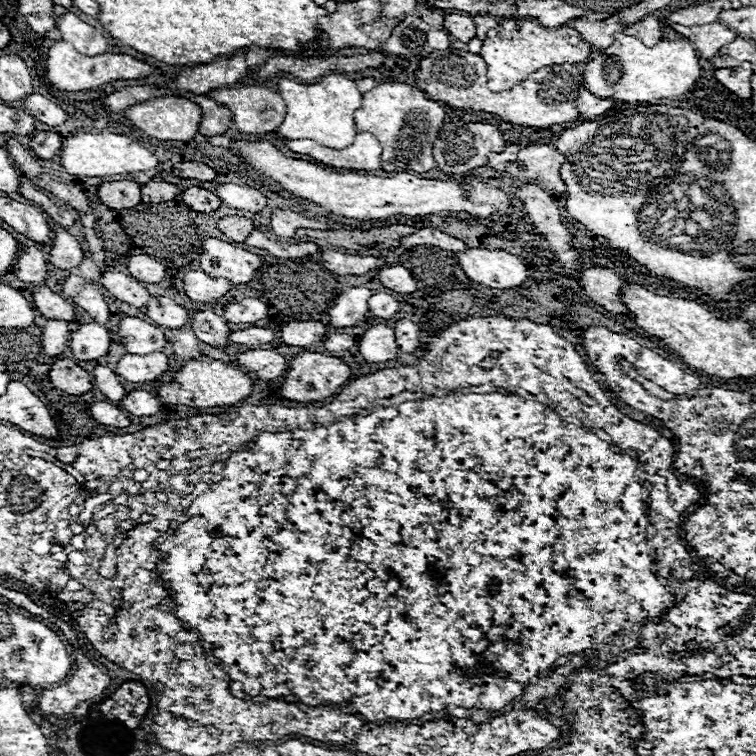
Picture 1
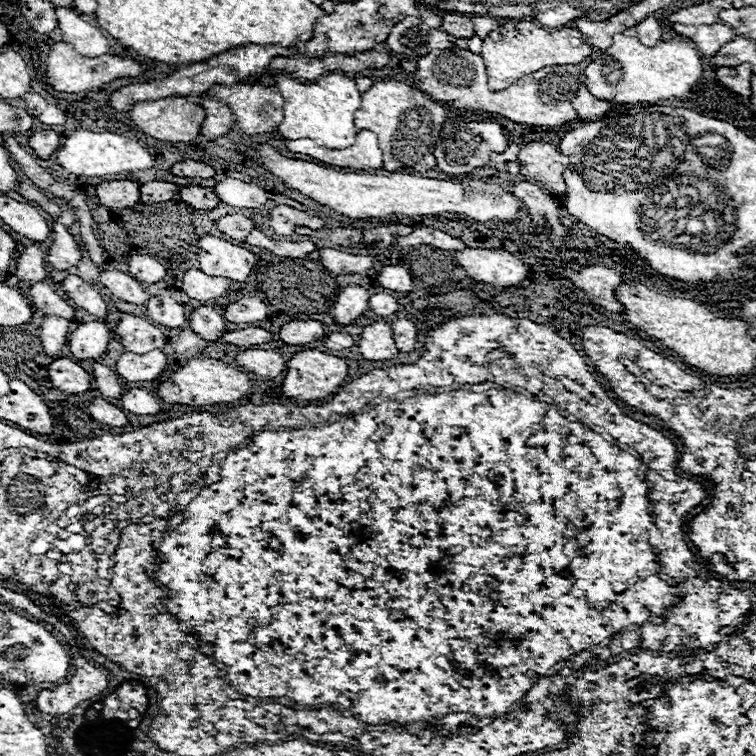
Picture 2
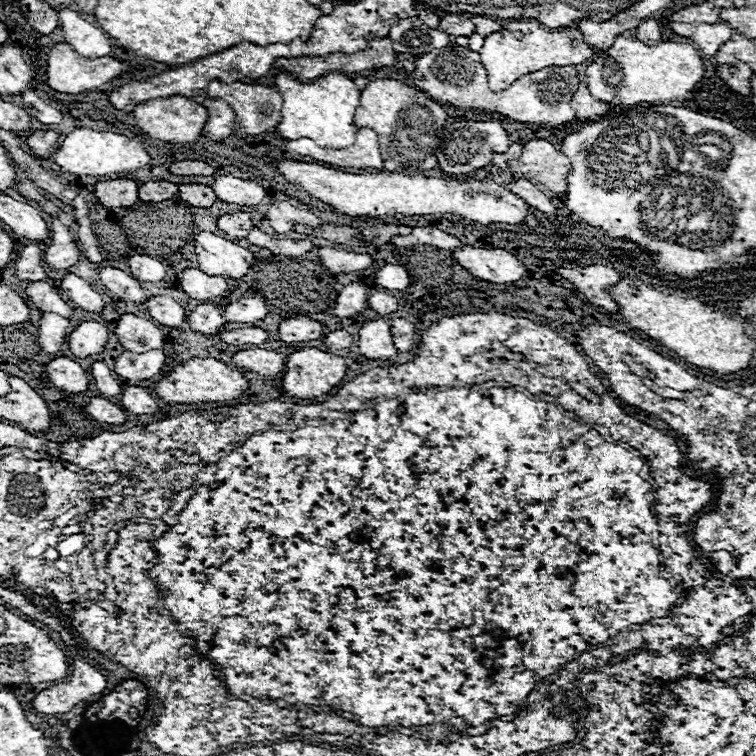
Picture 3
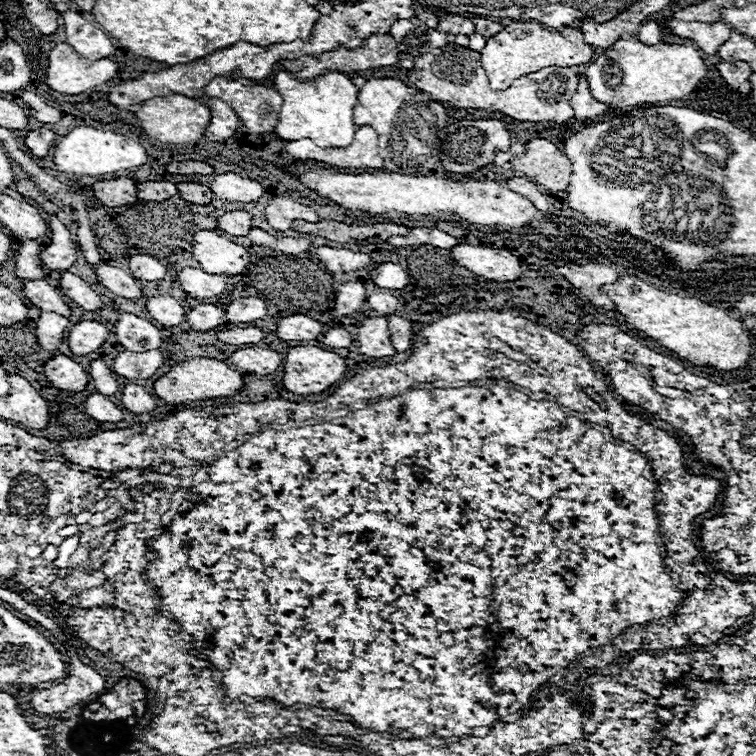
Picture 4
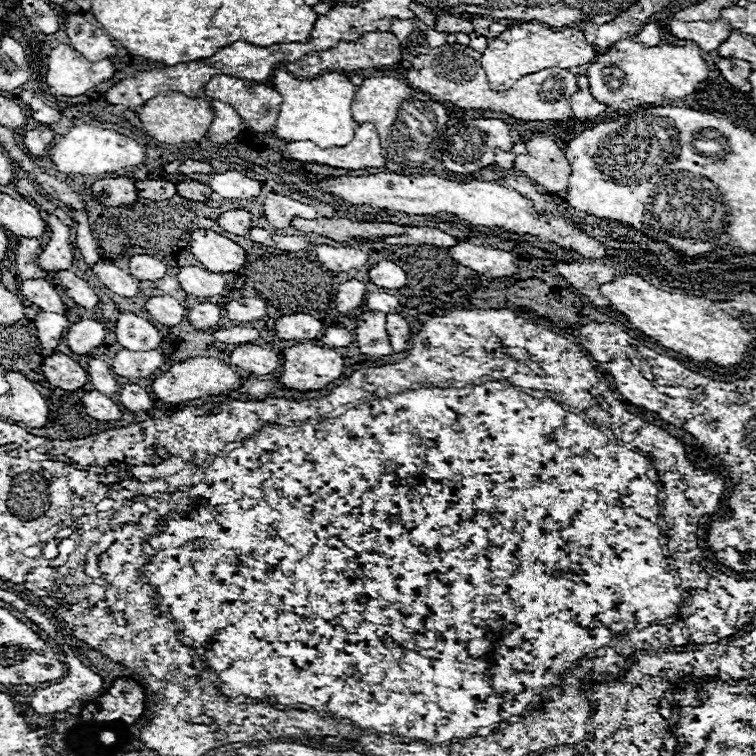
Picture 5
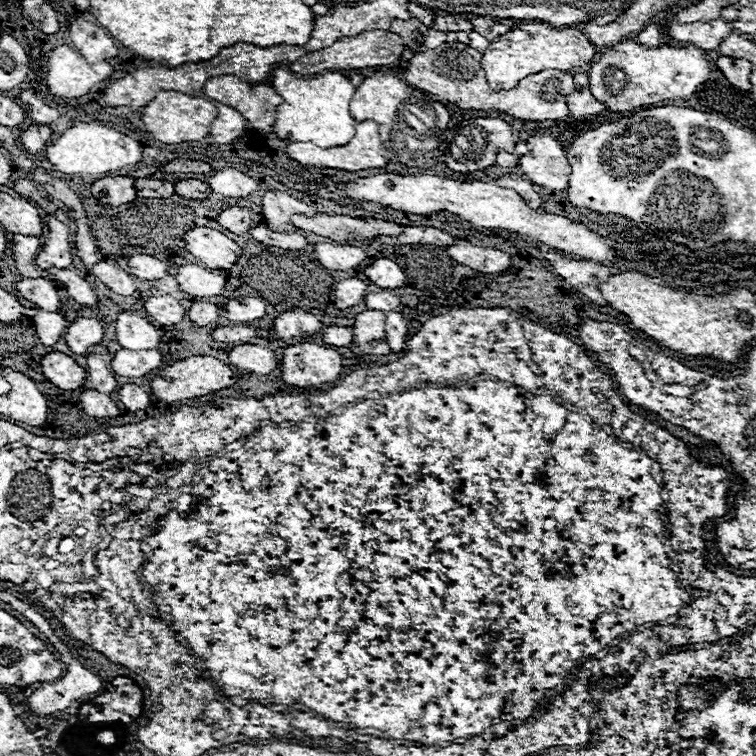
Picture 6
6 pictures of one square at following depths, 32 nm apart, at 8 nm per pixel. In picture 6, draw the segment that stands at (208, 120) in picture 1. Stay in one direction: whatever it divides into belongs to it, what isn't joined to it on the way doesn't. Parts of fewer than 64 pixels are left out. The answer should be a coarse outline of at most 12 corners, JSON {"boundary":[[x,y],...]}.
{"boundary":[[220,102],[210,128],[216,144],[232,144],[248,132],[248,120]]}

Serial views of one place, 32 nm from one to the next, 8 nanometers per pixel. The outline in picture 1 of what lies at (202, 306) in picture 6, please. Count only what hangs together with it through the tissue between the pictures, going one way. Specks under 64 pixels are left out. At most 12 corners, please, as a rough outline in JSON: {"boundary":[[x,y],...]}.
{"boundary":[[212,308],[194,312],[192,330],[206,344],[230,344],[226,318]]}

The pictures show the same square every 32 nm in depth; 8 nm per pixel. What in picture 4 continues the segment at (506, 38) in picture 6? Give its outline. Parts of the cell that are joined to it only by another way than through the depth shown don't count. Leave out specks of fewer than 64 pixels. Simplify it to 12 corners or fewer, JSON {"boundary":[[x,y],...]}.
{"boundary":[[514,22],[482,54],[492,90],[594,50],[576,28]]}

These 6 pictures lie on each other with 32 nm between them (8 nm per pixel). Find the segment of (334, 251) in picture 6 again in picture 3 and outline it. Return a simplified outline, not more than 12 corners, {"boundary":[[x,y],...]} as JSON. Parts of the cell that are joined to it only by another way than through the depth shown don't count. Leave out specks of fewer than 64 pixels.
{"boundary":[[318,248],[320,262],[334,274],[360,272],[372,256]]}

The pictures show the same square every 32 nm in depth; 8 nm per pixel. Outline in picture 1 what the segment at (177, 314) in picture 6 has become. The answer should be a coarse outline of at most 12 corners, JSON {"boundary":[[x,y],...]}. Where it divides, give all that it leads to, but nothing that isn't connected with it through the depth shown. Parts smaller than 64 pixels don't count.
{"boundary":[[152,296],[146,316],[166,328],[190,320],[186,308],[166,296]]}

